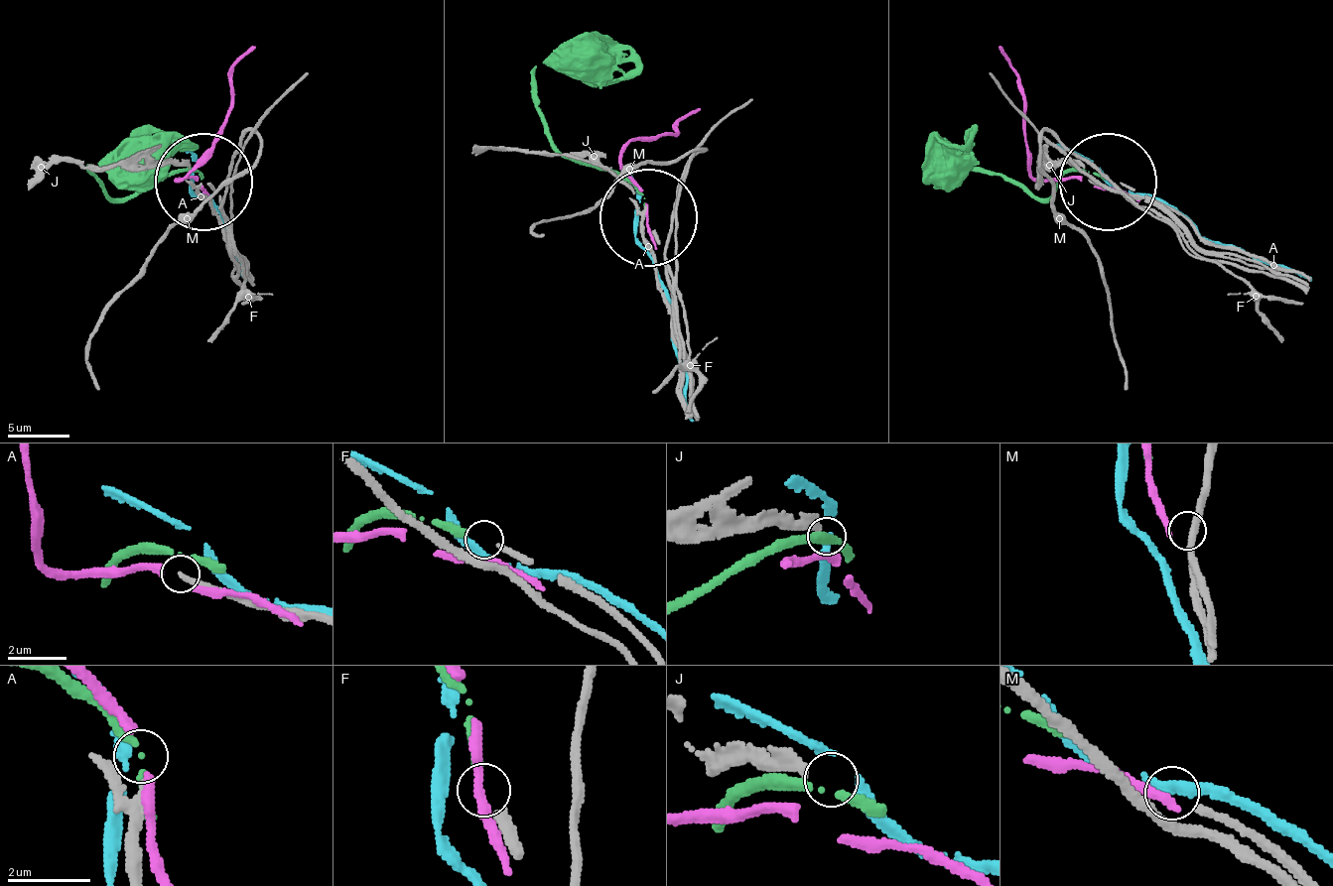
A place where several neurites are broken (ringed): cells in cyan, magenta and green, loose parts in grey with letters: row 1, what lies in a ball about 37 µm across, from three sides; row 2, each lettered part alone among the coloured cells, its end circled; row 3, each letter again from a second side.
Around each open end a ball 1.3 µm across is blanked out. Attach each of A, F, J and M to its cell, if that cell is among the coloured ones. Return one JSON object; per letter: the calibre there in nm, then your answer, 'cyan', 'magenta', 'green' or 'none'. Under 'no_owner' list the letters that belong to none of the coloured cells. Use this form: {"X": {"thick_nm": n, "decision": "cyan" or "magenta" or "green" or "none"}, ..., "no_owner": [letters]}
{"A": {"thick_nm": 180, "decision": "none"}, "F": {"thick_nm": 240, "decision": "green"}, "J": {"thick_nm": 240, "decision": "cyan"}, "M": {"thick_nm": 240, "decision": "none"}, "no_owner": ["A", "M"]}

